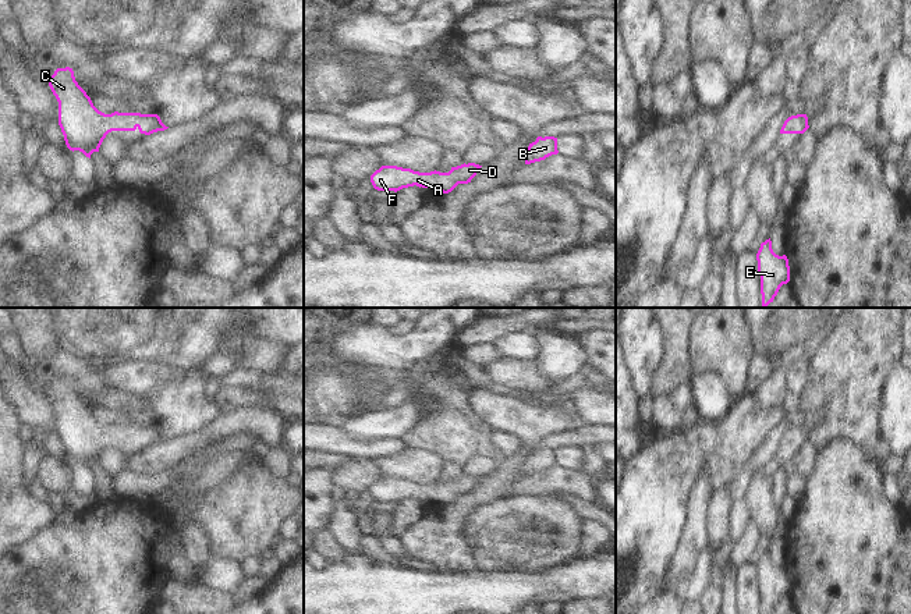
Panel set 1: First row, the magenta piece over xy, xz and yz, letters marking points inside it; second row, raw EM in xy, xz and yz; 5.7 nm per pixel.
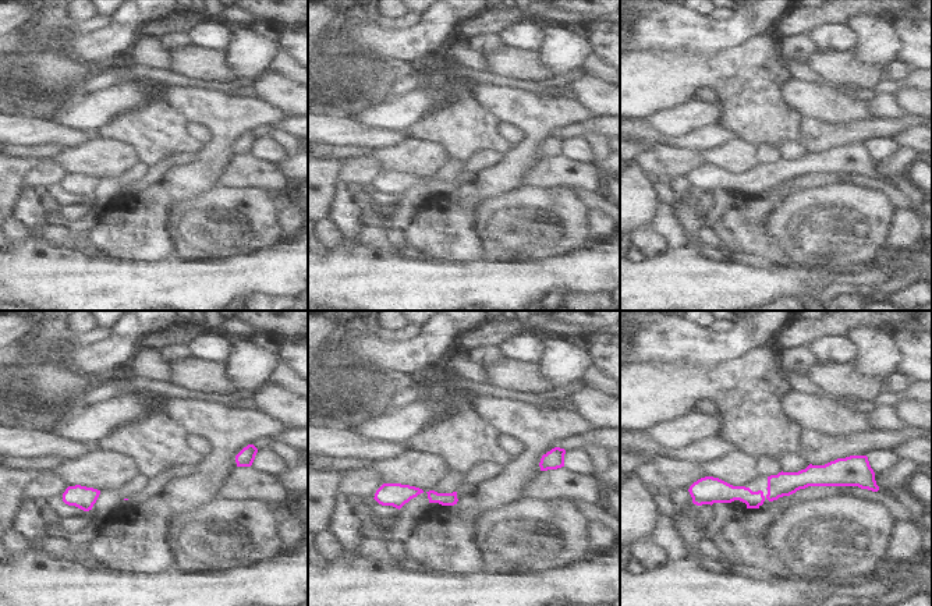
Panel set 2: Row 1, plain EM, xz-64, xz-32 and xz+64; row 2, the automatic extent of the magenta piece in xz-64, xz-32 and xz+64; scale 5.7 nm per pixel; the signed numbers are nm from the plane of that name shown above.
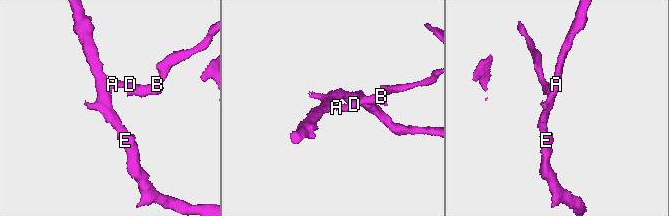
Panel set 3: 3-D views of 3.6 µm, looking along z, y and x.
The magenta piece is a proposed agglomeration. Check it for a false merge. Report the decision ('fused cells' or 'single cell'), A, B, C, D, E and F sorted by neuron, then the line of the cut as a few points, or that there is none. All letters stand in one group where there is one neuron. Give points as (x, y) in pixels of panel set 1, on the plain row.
single cell; groups A B C D E F; cut none

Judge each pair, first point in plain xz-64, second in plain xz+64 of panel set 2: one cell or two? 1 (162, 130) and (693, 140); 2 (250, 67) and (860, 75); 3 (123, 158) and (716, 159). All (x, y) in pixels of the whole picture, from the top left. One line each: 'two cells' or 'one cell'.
1: two cells
2: two cells
3: one cell

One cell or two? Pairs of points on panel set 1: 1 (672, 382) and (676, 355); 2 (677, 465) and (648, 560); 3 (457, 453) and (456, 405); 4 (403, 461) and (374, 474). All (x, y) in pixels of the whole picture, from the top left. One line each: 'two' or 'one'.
1: one
2: one
3: one
4: two

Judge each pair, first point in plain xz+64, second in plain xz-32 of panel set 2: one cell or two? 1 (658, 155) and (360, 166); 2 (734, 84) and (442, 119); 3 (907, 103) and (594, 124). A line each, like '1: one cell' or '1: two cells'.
1: one cell
2: one cell
3: two cells

